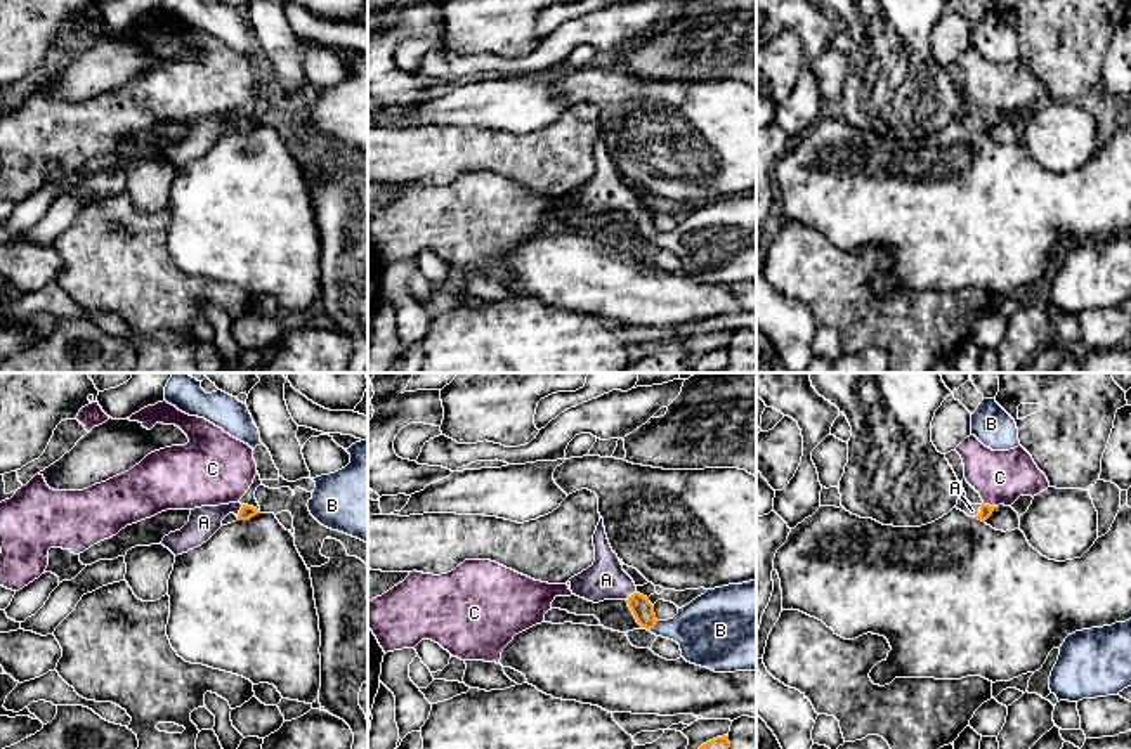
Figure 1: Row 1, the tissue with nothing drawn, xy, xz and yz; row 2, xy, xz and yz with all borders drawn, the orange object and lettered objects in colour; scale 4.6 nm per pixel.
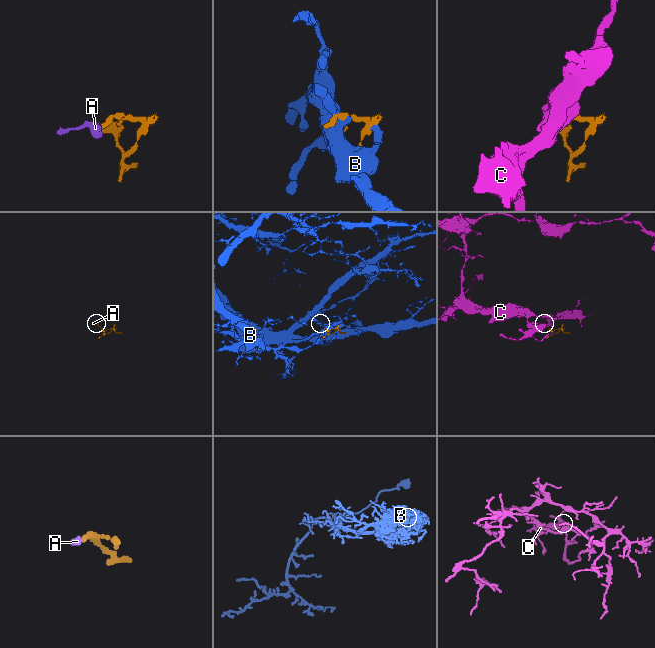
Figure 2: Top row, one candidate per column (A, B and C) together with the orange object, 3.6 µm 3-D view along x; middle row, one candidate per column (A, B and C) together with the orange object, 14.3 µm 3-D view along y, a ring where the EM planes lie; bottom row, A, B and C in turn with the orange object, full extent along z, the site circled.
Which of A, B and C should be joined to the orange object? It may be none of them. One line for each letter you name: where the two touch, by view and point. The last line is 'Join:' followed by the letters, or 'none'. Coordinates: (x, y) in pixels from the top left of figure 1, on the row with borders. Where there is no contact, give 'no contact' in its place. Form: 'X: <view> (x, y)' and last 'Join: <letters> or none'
A: yz (980, 512)
Join: A

